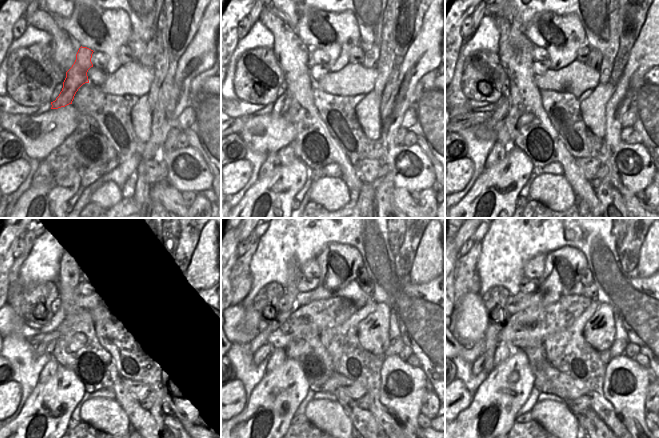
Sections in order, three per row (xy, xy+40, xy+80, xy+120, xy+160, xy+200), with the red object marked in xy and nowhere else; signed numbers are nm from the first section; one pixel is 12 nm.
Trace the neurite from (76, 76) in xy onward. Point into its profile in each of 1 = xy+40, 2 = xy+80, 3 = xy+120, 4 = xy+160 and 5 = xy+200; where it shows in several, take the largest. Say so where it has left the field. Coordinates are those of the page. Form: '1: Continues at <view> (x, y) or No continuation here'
1: Continues at xy+40 (281, 104)
2: Continues at xy+80 (501, 111)
3: Continues at xy+120 (47, 345)
4: Continues at xy+160 (264, 351)
5: Continues at xy+200 (478, 365)

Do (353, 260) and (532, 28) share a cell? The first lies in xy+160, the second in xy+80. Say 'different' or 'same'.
same

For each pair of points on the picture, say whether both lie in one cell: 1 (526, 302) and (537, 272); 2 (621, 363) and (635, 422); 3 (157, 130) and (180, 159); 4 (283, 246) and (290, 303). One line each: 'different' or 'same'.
1: different
2: same
3: different
4: different

